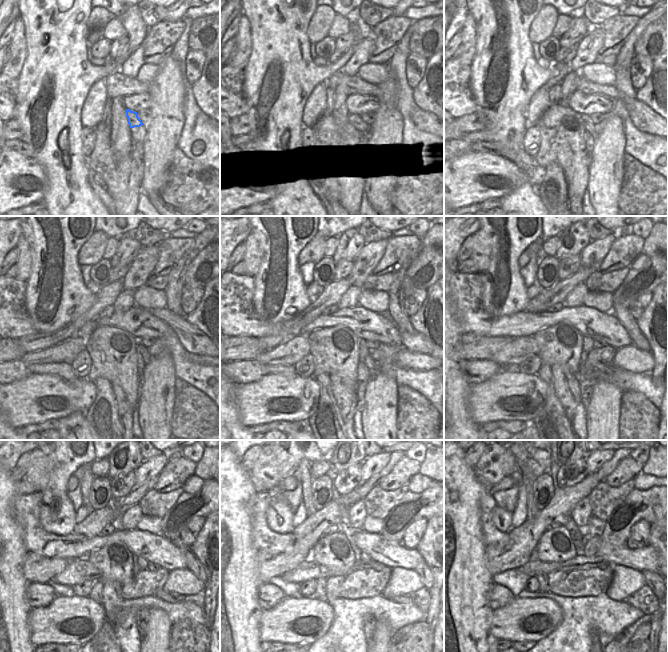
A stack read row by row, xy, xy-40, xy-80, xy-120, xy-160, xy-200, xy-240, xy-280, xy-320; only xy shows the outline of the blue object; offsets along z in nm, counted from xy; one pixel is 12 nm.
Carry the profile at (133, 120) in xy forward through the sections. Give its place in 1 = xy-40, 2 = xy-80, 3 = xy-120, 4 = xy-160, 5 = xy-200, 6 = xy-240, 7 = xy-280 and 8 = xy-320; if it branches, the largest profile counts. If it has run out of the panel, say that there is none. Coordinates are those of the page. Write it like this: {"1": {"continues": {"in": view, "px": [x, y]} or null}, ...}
{"1": {"continues": {"in": "xy-40", "px": [355, 120]}}, "2": {"continues": {"in": "xy-80", "px": [589, 126]}}, "3": {"continues": {"in": "xy-120", "px": [140, 348]}}, "4": {"continues": {"in": "xy-160", "px": [369, 362]}}, "5": {"continues": {"in": "xy-200", "px": [609, 371]}}, "6": {"continues": {"in": "xy-240", "px": [199, 599]}}, "7": {"continues": {"in": "xy-280", "px": [421, 598]}}, "8": {"continues": {"in": "xy-320", "px": [644, 599]}}}

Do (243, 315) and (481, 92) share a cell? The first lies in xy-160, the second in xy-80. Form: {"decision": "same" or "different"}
{"decision": "different"}

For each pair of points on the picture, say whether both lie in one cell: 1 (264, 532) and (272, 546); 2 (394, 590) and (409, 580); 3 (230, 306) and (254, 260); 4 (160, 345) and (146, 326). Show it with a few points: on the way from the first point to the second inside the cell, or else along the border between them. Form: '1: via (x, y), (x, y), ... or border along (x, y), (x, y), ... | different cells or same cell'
1: via (264, 535), (271, 543) | same cell
2: via (398, 586), (405, 581) | same cell
3: border along (244, 274), (253, 277) | different cells
4: border along (174, 332), (157, 339) | different cells

